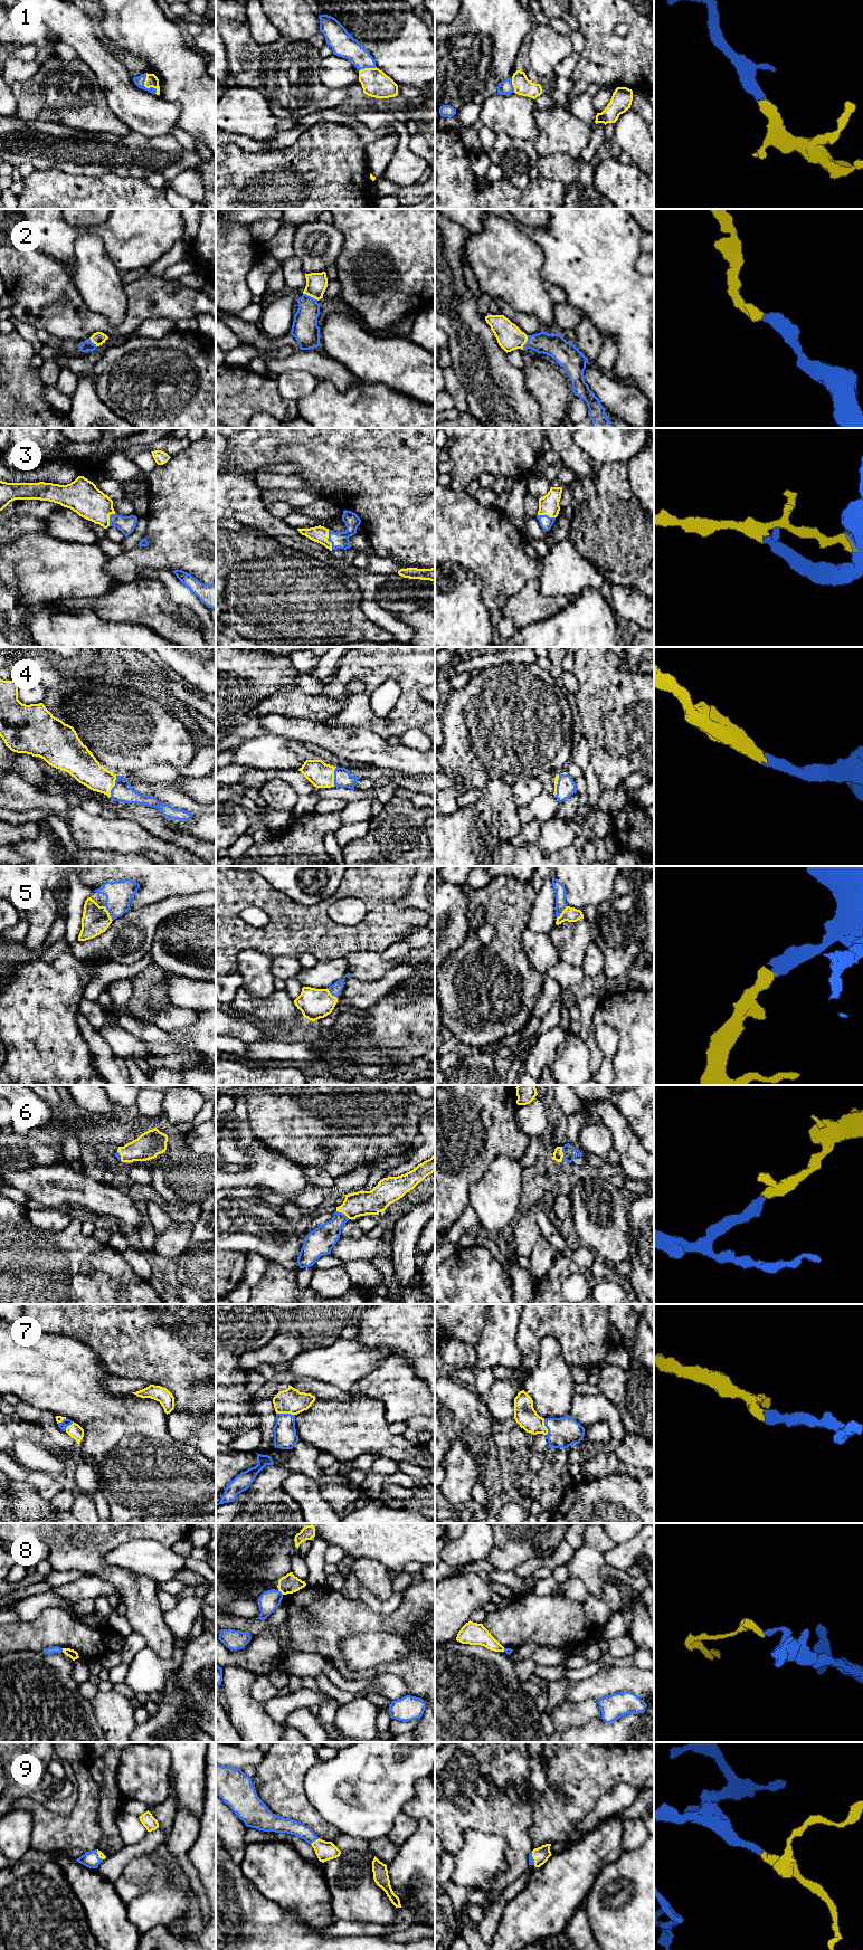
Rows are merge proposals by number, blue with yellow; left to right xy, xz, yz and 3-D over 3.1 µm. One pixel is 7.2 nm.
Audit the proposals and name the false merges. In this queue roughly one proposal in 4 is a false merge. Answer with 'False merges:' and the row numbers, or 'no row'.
False merges: 8

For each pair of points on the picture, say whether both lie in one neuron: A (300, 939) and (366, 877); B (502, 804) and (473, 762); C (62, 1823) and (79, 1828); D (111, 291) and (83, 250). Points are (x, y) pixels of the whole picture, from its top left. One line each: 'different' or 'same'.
A: same
B: different
C: same
D: same

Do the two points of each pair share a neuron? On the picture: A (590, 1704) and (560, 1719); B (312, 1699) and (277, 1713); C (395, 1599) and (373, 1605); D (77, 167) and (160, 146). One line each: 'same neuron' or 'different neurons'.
A: same neuron
B: same neuron
C: same neuron
D: same neuron

